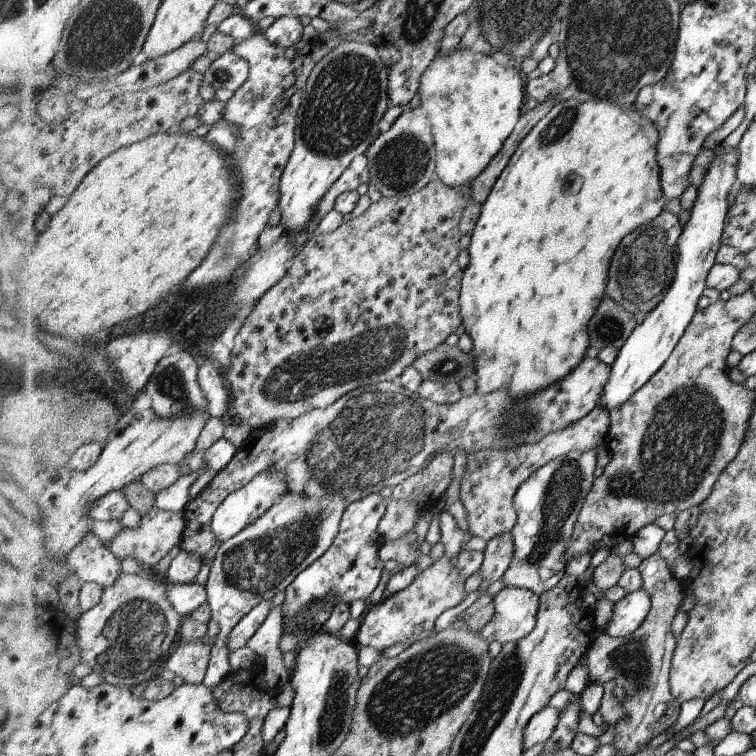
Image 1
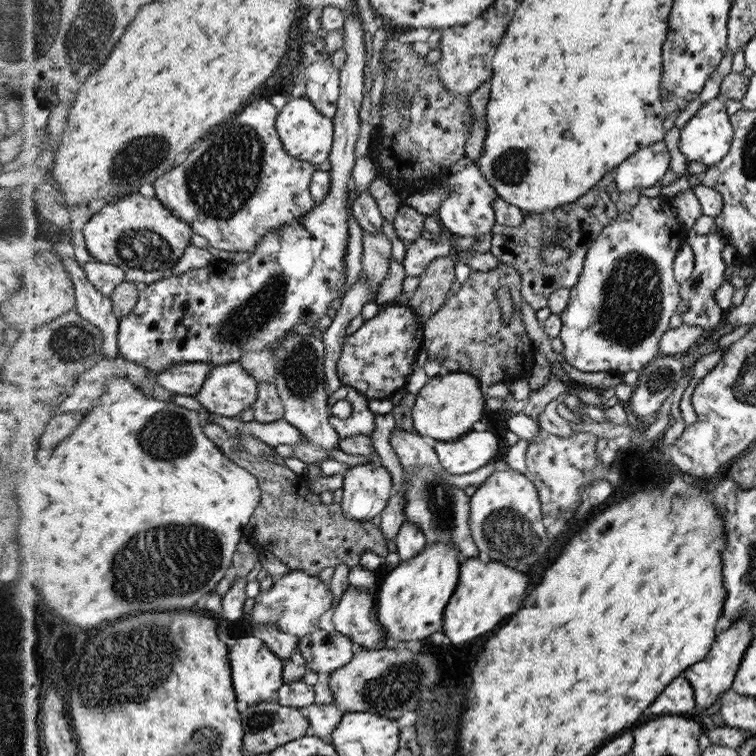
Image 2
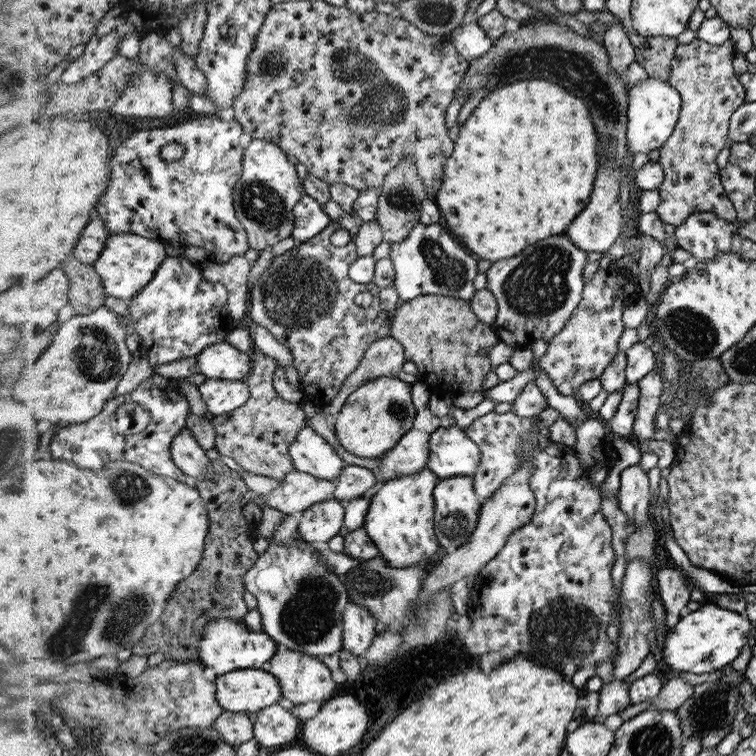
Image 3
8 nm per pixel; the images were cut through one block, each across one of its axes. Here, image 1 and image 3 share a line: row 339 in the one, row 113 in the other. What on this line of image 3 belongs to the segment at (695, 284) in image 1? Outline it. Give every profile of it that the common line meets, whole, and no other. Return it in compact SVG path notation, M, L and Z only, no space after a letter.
M650 76L628 90L628 158L626 158L626 162L630 162L632 167L632 161L637 152L652 152L671 138L671 134L675 132L675 125L679 122L683 98L668 81Z

